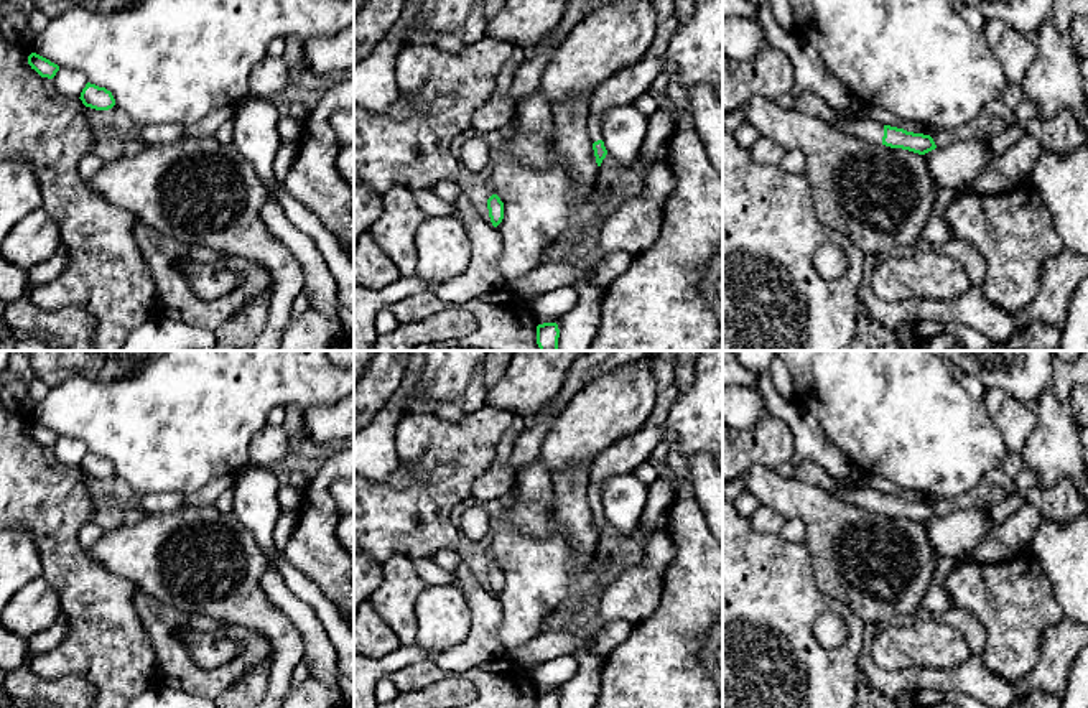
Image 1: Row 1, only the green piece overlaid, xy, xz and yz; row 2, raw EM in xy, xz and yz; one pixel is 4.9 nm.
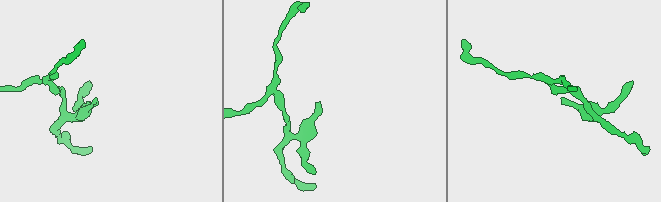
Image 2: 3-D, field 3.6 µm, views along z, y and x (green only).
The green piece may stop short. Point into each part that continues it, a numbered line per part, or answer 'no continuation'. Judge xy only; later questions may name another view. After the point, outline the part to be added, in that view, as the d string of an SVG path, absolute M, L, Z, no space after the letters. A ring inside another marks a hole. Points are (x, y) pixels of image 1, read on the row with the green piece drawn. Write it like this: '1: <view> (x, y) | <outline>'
no continuation

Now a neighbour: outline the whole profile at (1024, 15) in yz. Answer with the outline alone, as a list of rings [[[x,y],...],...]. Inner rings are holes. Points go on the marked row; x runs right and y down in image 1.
[[[953,0],[958,7],[978,8],[986,20],[997,18],[1021,35],[1034,38],[1052,16],[1053,0]]]

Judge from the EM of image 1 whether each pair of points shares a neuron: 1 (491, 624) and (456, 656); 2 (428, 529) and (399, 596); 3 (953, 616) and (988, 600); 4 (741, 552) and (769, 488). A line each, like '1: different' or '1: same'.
1: same
2: different
3: different
4: different

